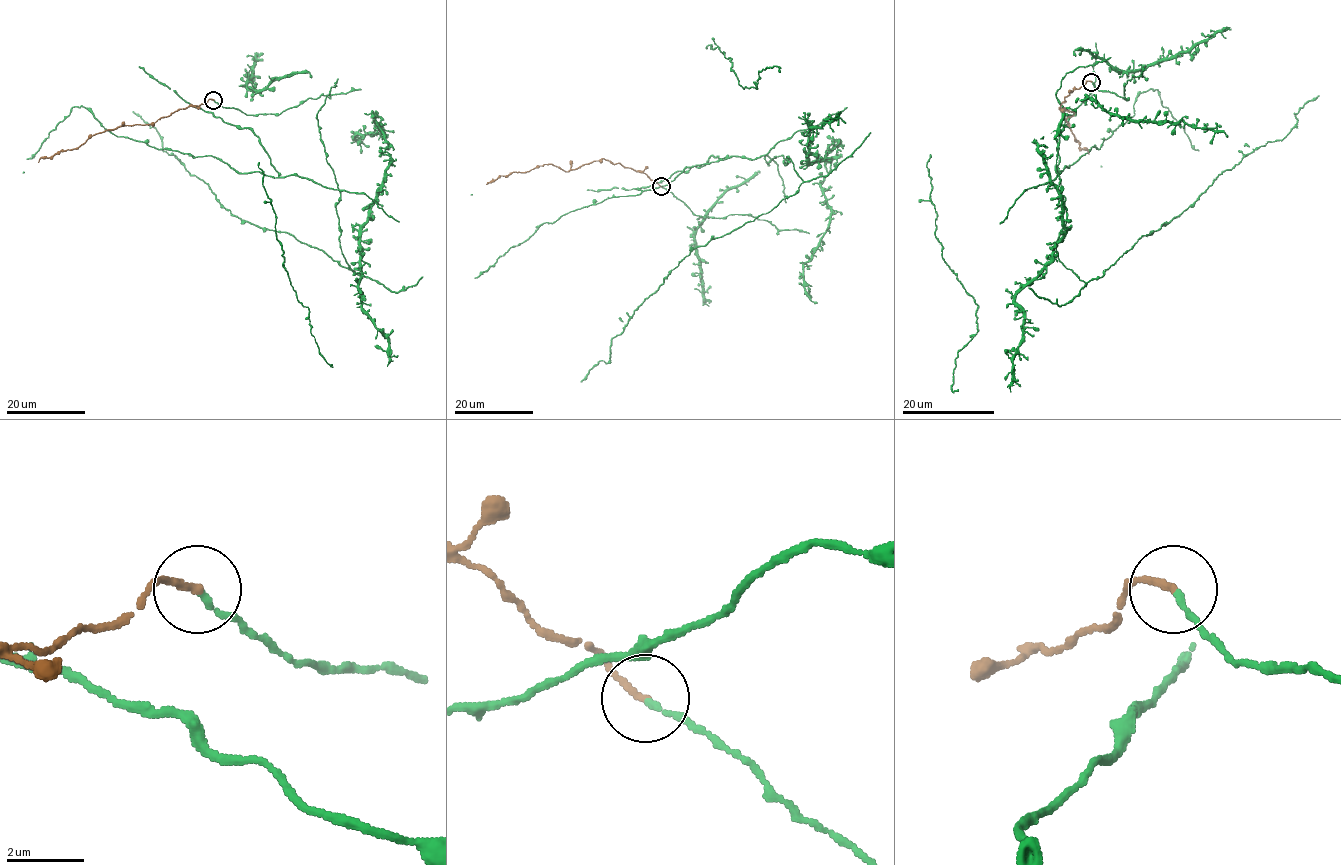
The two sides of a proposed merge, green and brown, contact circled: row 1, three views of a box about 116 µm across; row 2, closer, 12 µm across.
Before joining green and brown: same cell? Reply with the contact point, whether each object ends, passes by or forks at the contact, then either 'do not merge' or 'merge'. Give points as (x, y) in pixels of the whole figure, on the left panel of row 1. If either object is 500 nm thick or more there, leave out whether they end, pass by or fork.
(213, 100) | green ends | brown ends | merge

